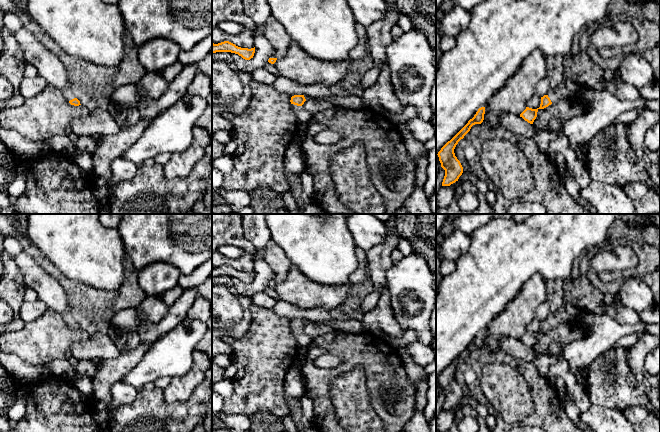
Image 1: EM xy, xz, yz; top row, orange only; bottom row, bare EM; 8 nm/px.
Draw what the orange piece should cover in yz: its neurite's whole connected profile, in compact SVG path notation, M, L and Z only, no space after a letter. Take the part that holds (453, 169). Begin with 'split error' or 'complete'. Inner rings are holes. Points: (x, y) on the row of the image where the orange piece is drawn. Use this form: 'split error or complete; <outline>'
complete; M485 107L478 109L476 114L468 123L438 152L441 167L445 170L445 176L442 186L450 186L458 181L463 173L463 167L454 153L454 149L458 142L470 131L471 127L475 124L481 124L484 120Z

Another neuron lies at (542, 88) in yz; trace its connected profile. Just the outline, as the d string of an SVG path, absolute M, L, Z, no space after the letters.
M546 77L536 85L535 93L539 97L543 97L544 95L547 95L549 90L550 90L550 81L548 77Z

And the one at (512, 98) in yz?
M535 50L491 98L485 107L483 122L490 127L499 127L502 114L513 113L520 116L526 109L528 100L535 94L536 85L546 77L546 56L540 50Z

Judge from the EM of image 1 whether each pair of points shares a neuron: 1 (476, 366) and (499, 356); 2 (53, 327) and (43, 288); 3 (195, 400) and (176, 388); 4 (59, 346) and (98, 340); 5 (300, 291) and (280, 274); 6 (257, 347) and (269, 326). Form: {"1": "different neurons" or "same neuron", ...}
{"1": "same neuron", "2": "different neurons", "3": "different neurons", "4": "different neurons", "5": "different neurons", "6": "same neuron"}

